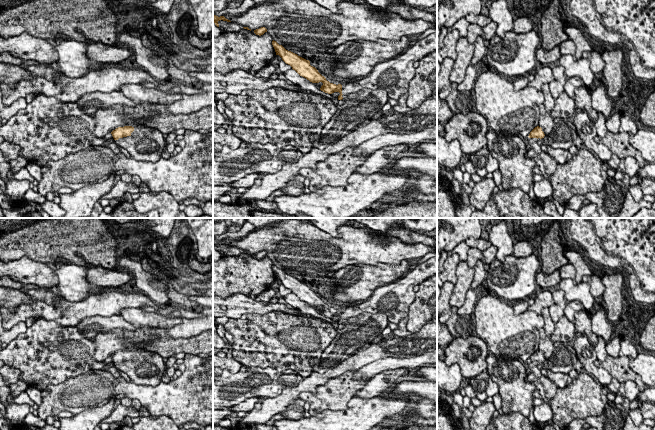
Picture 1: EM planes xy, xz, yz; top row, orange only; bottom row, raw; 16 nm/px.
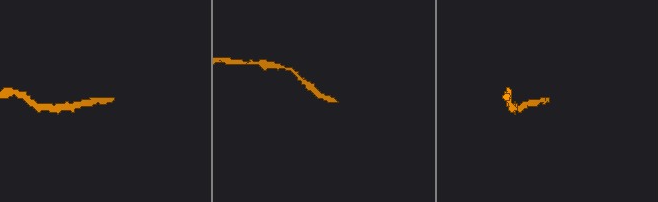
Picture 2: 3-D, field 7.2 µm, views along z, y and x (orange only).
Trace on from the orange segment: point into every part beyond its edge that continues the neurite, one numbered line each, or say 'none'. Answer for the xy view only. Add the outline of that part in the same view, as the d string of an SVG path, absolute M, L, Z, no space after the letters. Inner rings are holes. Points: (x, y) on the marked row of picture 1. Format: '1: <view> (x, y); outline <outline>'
1: xy (145, 144); outline M134 127L130 136L119 138L114 142L128 151L137 161L157 162L165 148L165 136L149 127Z

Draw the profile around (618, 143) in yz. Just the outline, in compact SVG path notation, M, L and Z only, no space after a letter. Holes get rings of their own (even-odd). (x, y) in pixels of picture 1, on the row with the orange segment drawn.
M608 131L604 137L595 136L594 140L596 143L607 146L620 160L631 156L638 161L640 168L643 168L647 164L641 152L630 144L629 133L627 132L612 133Z

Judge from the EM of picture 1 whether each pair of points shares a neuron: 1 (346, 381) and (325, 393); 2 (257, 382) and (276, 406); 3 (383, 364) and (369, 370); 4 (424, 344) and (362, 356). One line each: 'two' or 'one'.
1: one
2: two
3: one
4: one

